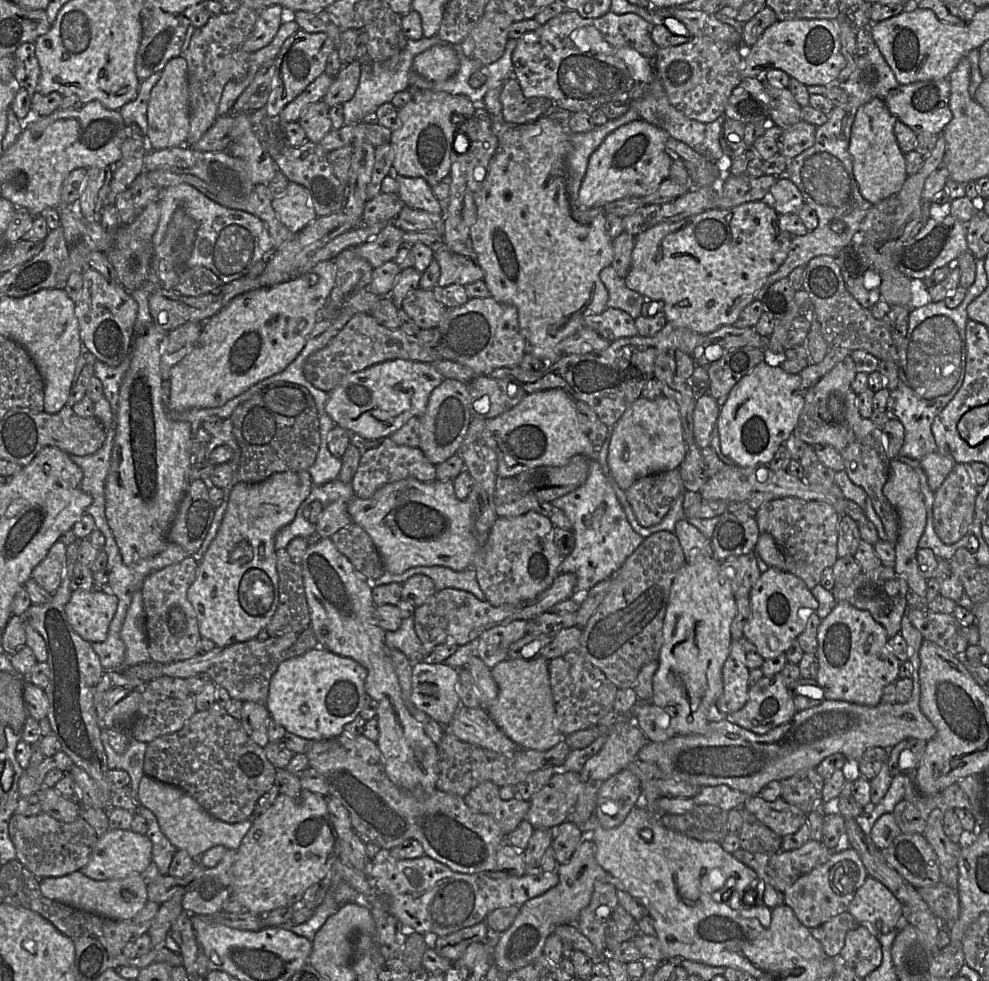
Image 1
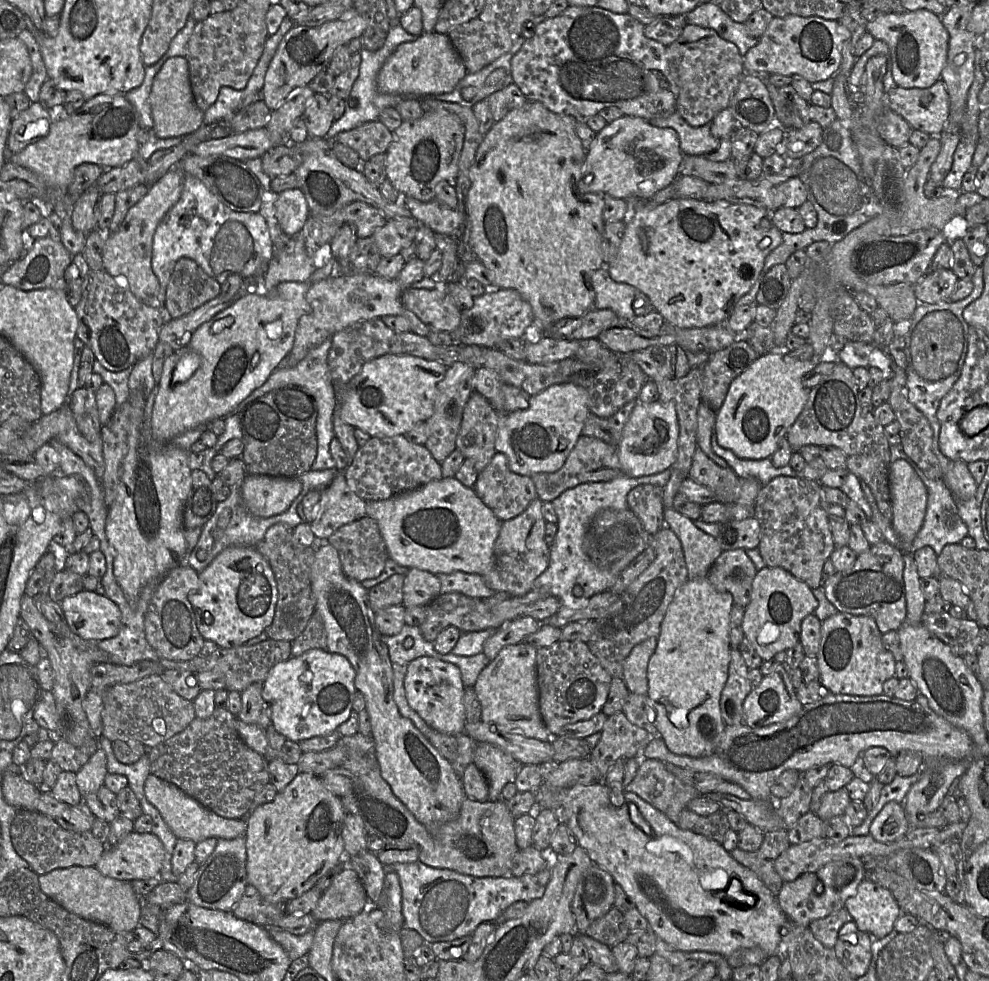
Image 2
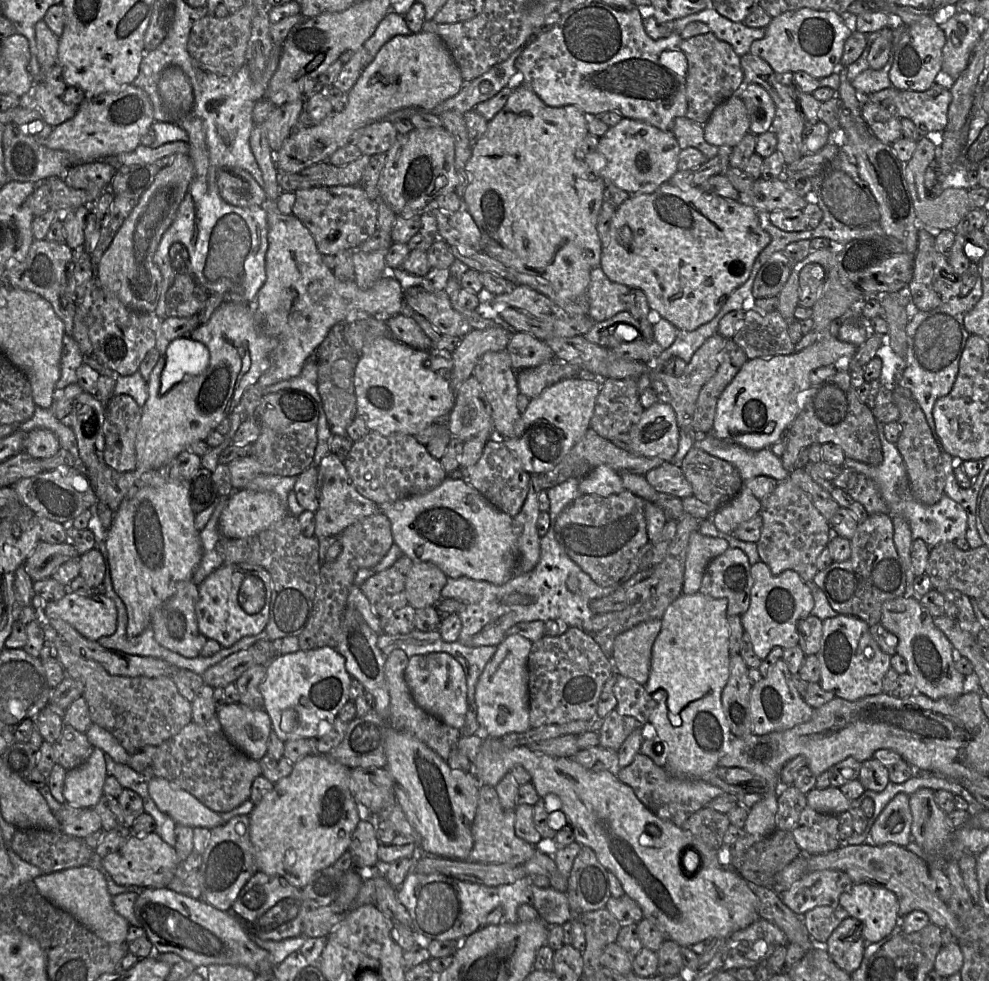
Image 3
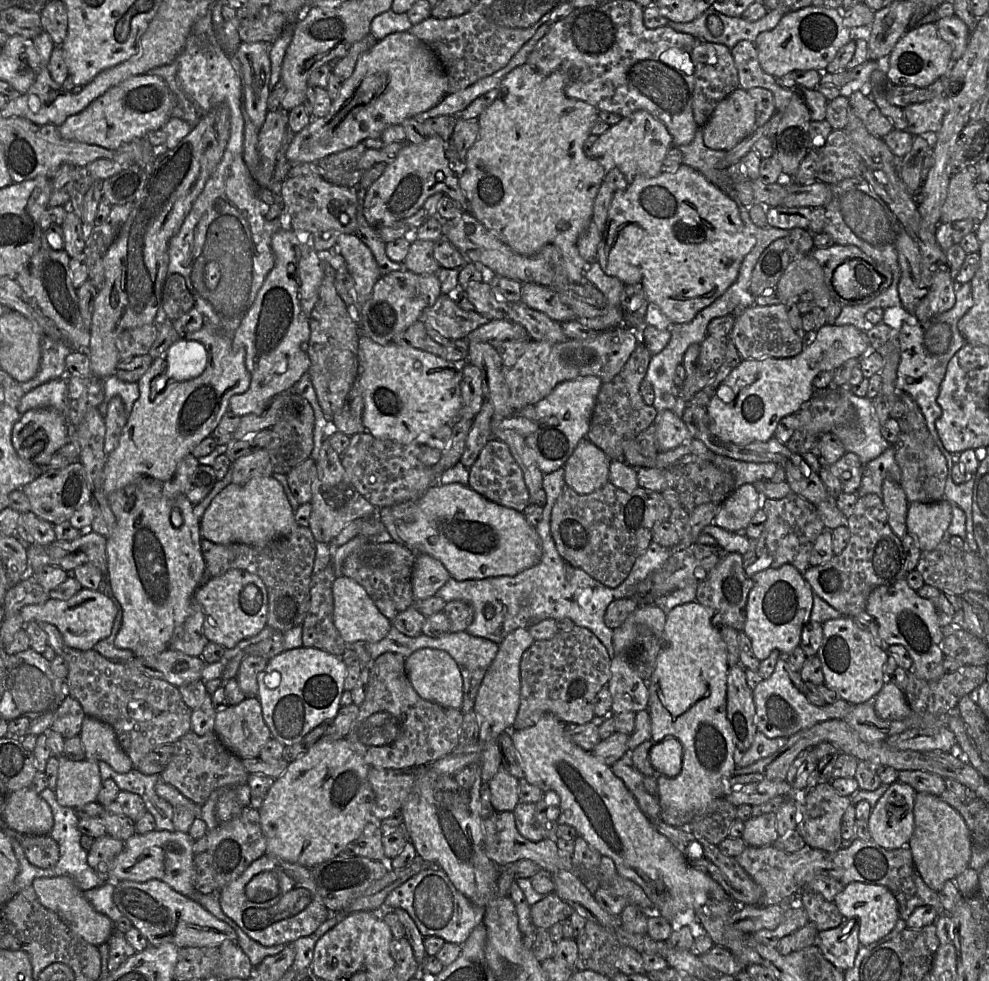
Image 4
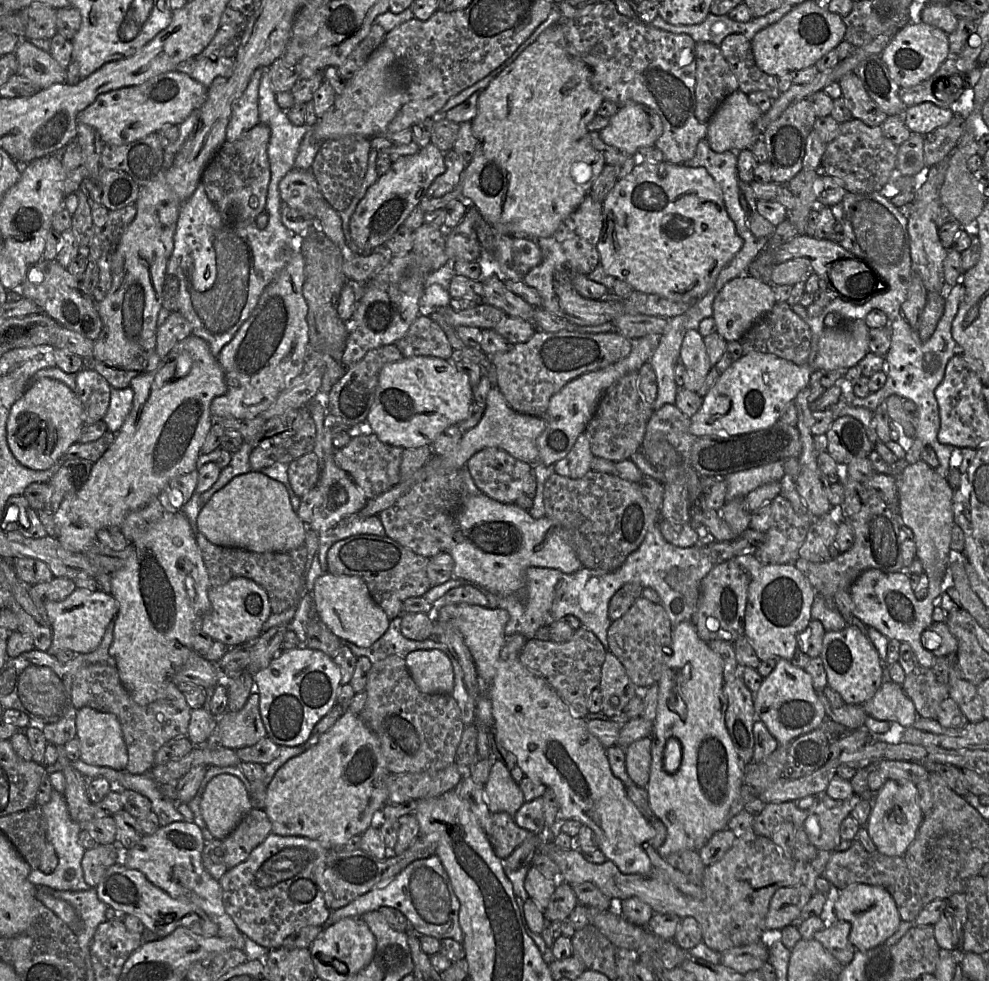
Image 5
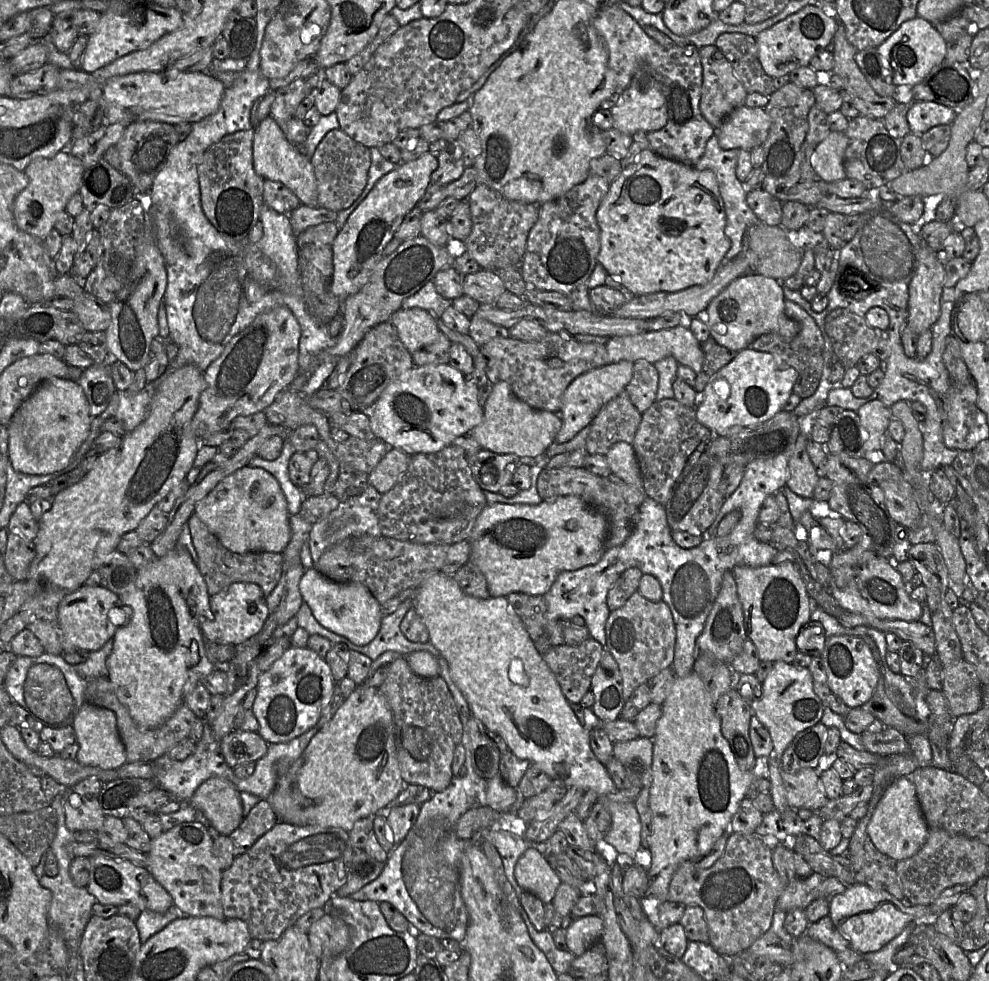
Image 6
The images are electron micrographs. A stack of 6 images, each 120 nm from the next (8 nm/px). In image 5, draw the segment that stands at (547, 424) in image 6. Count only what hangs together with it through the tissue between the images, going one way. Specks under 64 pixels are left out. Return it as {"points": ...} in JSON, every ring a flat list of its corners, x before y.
{"points":[[493,385,487,395,486,409,481,421,474,428,464,433,455,449,444,455,434,455,411,476,401,480,387,492,368,500,366,506,358,514,363,517,379,515,380,512,391,507,400,497,405,495,415,484,433,474,461,470,475,453,487,447,502,449,518,460,534,466,539,463,537,441,545,428,546,421,543,417,516,412,509,406,500,389]]}

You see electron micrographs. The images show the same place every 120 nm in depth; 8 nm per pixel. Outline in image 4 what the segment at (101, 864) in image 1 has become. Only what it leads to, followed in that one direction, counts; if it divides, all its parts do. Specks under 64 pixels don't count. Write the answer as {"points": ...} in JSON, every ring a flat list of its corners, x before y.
{"points":[[153,830,145,834,135,833,124,842,122,851,113,862,108,881,124,880,145,882,151,879,161,880,175,891,193,898,195,889,195,871,193,867,193,840,190,835,179,831]]}

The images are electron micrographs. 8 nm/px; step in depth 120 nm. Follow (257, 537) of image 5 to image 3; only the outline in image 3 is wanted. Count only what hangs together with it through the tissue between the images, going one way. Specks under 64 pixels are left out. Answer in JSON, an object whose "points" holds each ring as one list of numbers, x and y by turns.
{"points":[[234,490,219,518,219,531,228,539,243,539,281,520,287,509,273,492]]}

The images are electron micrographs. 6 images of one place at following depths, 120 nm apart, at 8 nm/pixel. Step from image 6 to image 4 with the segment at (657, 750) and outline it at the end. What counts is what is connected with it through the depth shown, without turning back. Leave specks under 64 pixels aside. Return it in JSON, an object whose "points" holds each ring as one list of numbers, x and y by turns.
{"points":[[698,602,678,605,666,613,661,634,661,649,647,688,649,691,648,711,651,719,651,740,656,745,674,737,683,747,682,768,678,775,668,777,655,773,662,820,671,826,684,828,716,799,725,797,730,790,730,777,737,768,738,751,732,738,732,727,727,719,727,649,720,628,712,624,715,611]]}

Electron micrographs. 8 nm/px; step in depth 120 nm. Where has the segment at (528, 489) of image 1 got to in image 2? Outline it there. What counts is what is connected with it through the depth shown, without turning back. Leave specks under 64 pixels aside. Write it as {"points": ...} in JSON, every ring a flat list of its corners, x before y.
{"points":[[581,435,570,452,564,465,556,472,539,472,531,476,538,497,543,502,551,502,562,492,587,482,609,481,622,474,618,450,613,444,600,439]]}

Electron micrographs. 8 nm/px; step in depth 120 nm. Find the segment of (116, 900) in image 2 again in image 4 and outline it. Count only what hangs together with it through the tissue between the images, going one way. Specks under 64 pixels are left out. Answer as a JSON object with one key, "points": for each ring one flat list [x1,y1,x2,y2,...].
{"points":[[68,876,39,877,31,884,40,903,55,912,69,928,86,942,96,947,108,941,115,924,107,916,97,912,85,898,84,893]]}

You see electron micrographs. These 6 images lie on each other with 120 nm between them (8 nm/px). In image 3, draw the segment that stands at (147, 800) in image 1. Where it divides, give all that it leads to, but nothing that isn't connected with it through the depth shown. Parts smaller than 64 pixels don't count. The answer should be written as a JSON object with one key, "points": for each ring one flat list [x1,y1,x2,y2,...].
{"points":[[154,776,148,784,148,792,158,809,169,815,176,824,191,828,202,827,212,829,225,823,217,812,212,811,192,794,174,783,170,783,165,778]]}

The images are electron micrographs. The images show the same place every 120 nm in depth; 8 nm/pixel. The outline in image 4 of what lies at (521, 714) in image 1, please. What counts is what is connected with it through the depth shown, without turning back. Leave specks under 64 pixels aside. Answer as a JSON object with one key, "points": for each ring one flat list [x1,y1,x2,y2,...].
{"points":[[517,628,510,632,486,671,474,703,474,711,478,716,481,744,493,743,504,731,513,729,513,724,520,707,520,663,523,653,535,640,527,628]]}

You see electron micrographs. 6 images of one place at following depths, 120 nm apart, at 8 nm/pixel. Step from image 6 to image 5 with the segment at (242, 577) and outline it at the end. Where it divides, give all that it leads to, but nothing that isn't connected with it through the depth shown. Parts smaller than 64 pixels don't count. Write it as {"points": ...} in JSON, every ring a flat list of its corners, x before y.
{"points":[[196,532,196,541,208,572,210,587,226,584,235,577,245,577,259,584,267,593,272,613,297,608,307,591,307,549,304,545,286,552,256,553,238,548,222,547,211,543]]}

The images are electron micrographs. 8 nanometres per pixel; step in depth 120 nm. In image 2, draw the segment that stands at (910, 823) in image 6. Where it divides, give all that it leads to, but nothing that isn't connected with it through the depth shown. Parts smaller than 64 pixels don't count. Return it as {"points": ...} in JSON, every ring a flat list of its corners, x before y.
{"points":[[888,802,870,826,869,835,878,842,893,842,910,829,903,804]]}

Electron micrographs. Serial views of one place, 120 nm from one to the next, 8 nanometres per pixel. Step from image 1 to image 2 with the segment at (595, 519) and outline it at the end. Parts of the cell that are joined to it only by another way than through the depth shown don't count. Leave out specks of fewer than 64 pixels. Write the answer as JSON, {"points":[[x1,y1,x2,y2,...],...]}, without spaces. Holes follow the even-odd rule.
{"points":[[670,469,657,474,632,477,620,474,609,481,587,482,562,492,551,501,557,515,557,533,550,545,550,559,546,570,533,583,533,589,541,593,556,597,561,607,579,610,585,607,589,599,598,593,608,591,616,582,622,571,615,568,615,563,609,568,599,568,595,565,583,549,583,540,588,526,598,512,604,509,625,510,628,507,627,495,630,490,641,484,651,484,664,487,669,479],[580,585,583,595,573,595,573,587]]}

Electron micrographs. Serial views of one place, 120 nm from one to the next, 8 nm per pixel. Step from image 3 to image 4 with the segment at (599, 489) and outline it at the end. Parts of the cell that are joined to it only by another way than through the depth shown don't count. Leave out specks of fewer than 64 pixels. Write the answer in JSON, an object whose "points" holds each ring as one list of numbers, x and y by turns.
{"points":[[582,439,564,465,566,486,590,494,609,482,611,459,589,439]]}

